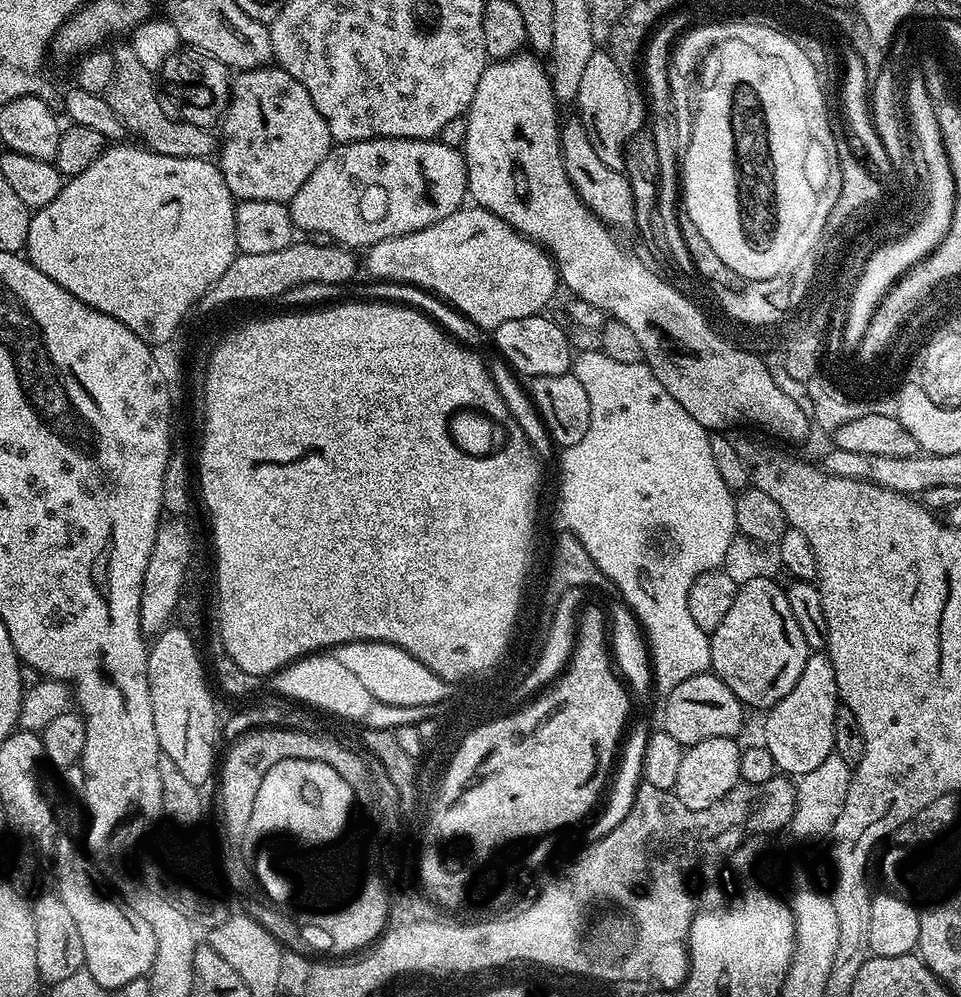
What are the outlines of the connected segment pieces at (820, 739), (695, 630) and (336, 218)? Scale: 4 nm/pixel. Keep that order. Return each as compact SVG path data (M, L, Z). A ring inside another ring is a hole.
M816 650L809 655L802 678L794 685L794 690L786 694L774 707L767 709L763 717L764 747L770 750L777 769L789 772L792 778L810 774L821 762L833 755L834 730L838 711L838 693L834 666L827 651Z
M602 350L581 351L575 357L570 372L578 378L578 382L582 382L582 386L586 389L586 398L590 398L590 426L585 436L582 437L582 442L574 442L574 446L565 448L559 453L561 455L560 512L564 515L565 522L568 523L565 524L567 531L574 533L580 539L582 546L586 546L586 554L594 558L594 562L604 572L610 584L613 584L624 595L621 596L623 603L632 609L641 629L646 633L655 691L667 694L670 690L674 690L674 686L686 682L686 678L703 676L712 667L712 646L709 633L703 632L694 622L693 615L688 609L687 596L690 594L691 584L701 572L719 569L724 564L723 560L729 559L731 546L738 536L734 492L726 486L726 482L722 482L722 474L718 474L718 466L710 450L709 429L694 422L694 418L690 418L690 414L686 414L686 410L682 410L682 406L678 406L678 402L670 398L670 394L666 394L662 382L658 382L658 378L647 363L614 362L614 358L610 358Z
M382 138L336 144L318 162L318 170L302 182L302 190L290 201L292 222L305 233L321 231L330 234L337 245L352 250L367 249L386 238L410 234L436 224L442 218L457 212L468 196L468 170L463 155L457 149L444 145L439 139L413 140L411 138Z

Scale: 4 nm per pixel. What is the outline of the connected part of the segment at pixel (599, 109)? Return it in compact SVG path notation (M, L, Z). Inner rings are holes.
M596 50L593 51L592 57L590 58L590 62L586 62L586 70L582 74L582 82L578 86L578 94L576 95L576 99L574 101L574 108L577 108L580 113L578 113L578 119L580 124L586 130L586 138L590 138L590 143L593 144L594 150L598 153L598 158L602 158L602 162L606 162L606 166L610 166L610 170L618 170L619 172L625 171L624 164L624 146L632 137L635 132L641 131L645 127L644 124L644 108L646 112L646 104L640 101L640 92L638 89L632 85L633 81L626 74L622 74L622 70L618 70L618 62L614 62L614 58L610 55L606 50Z

